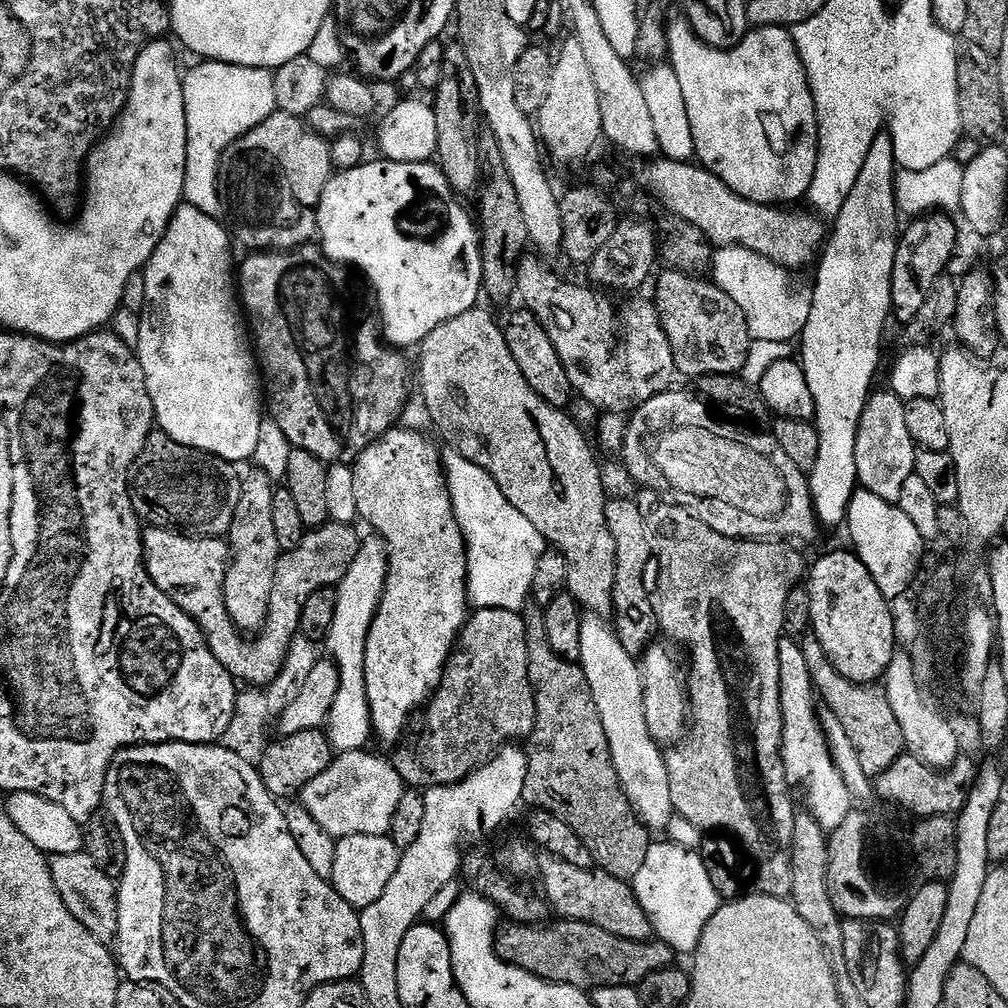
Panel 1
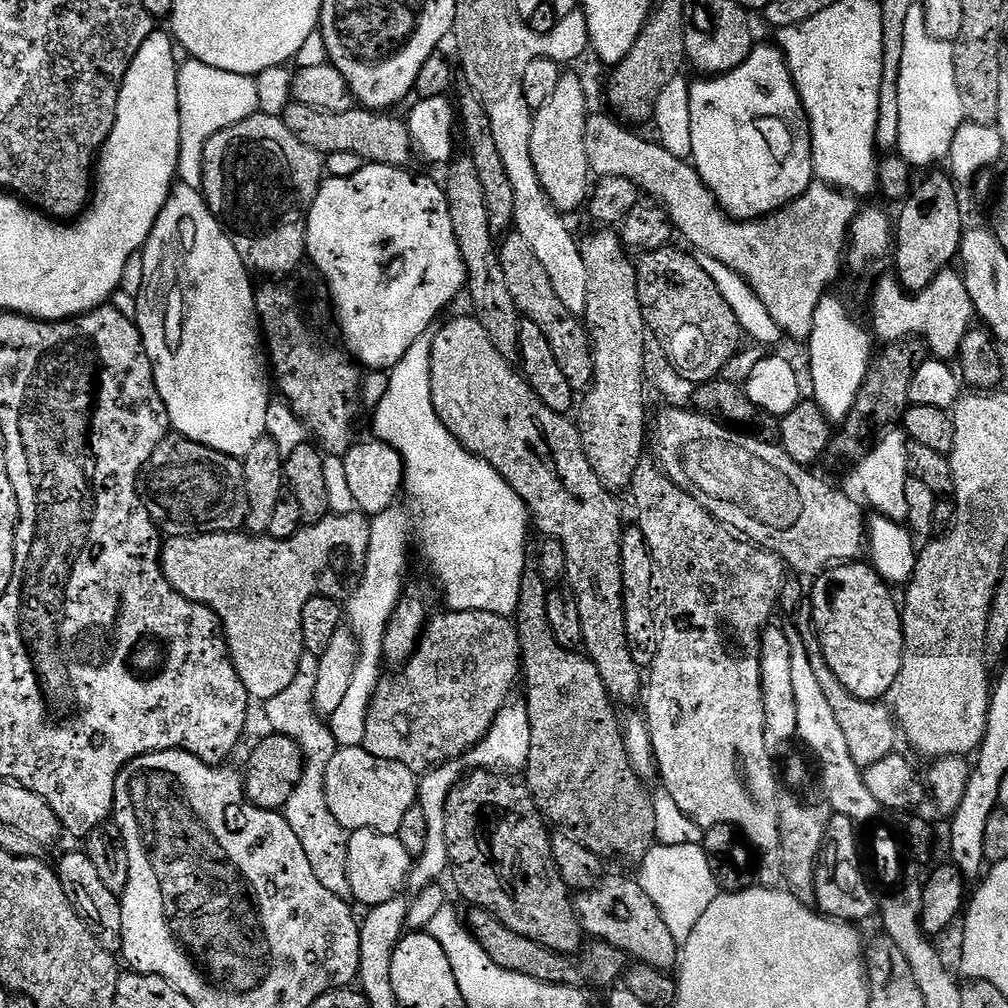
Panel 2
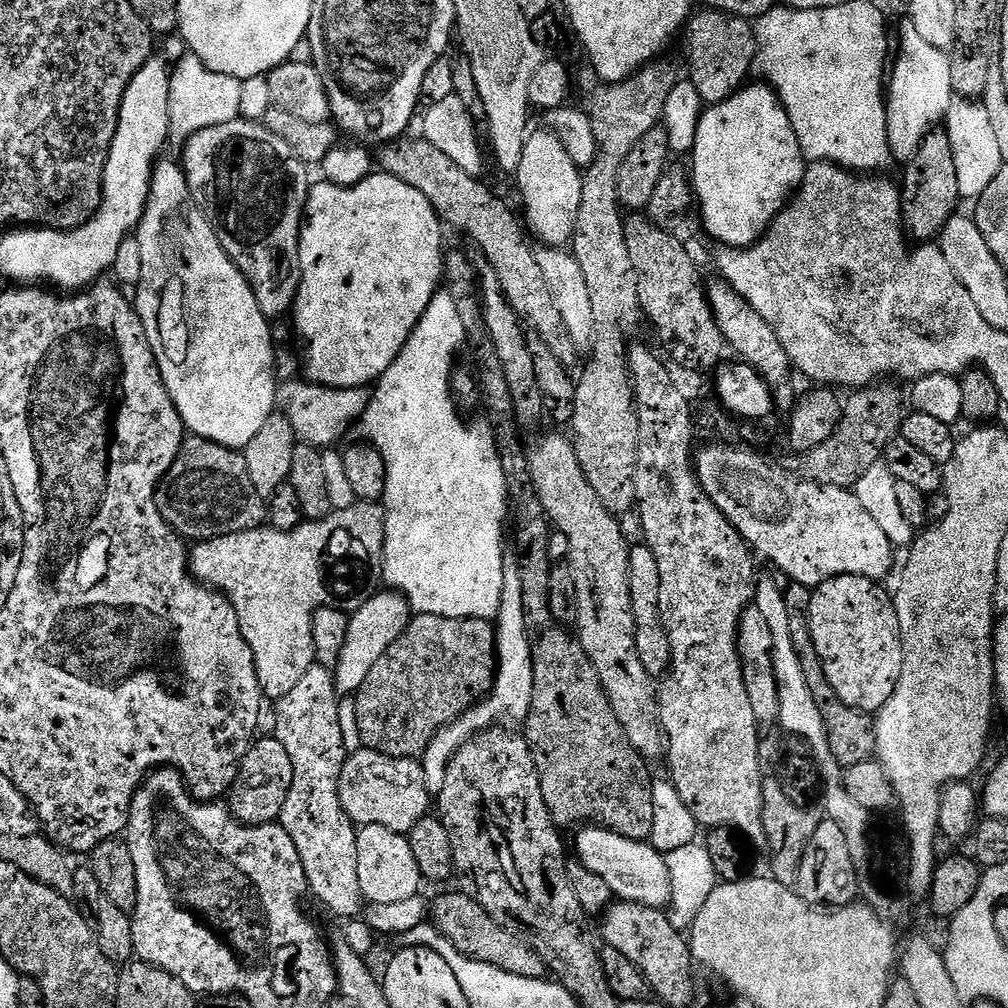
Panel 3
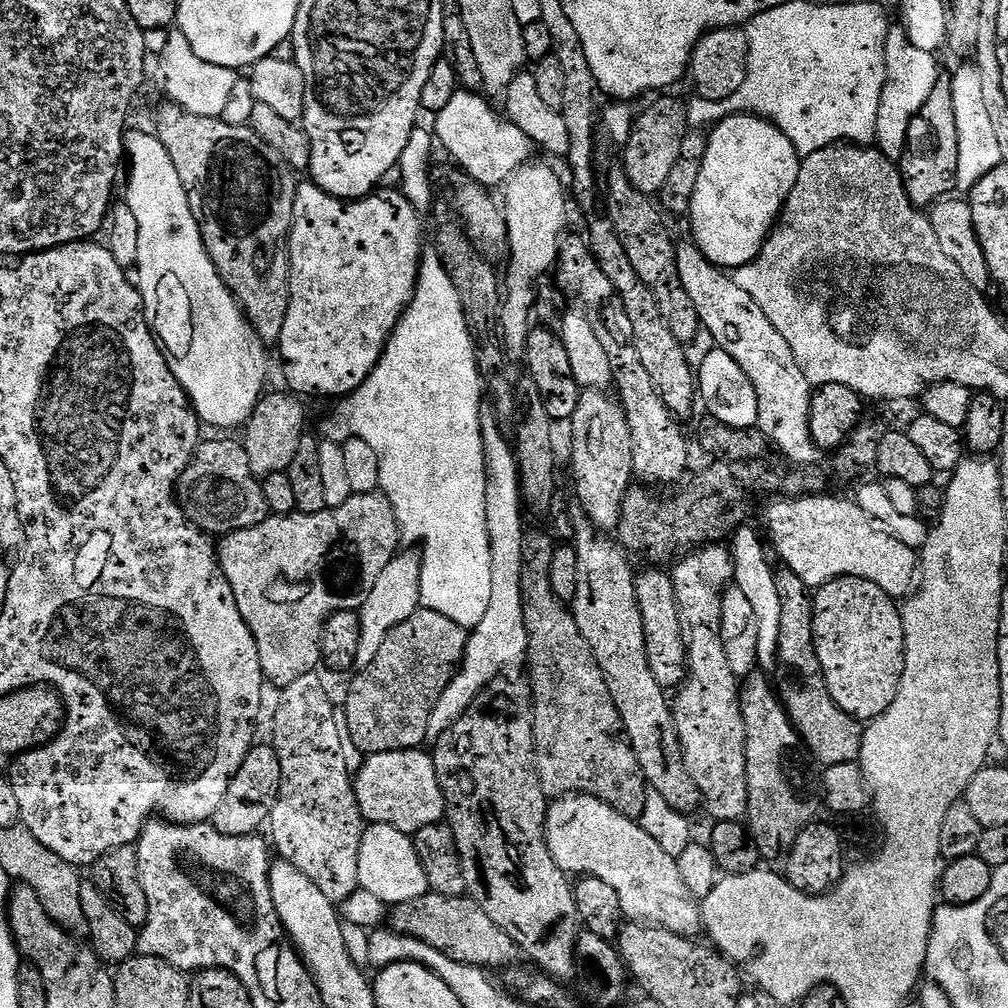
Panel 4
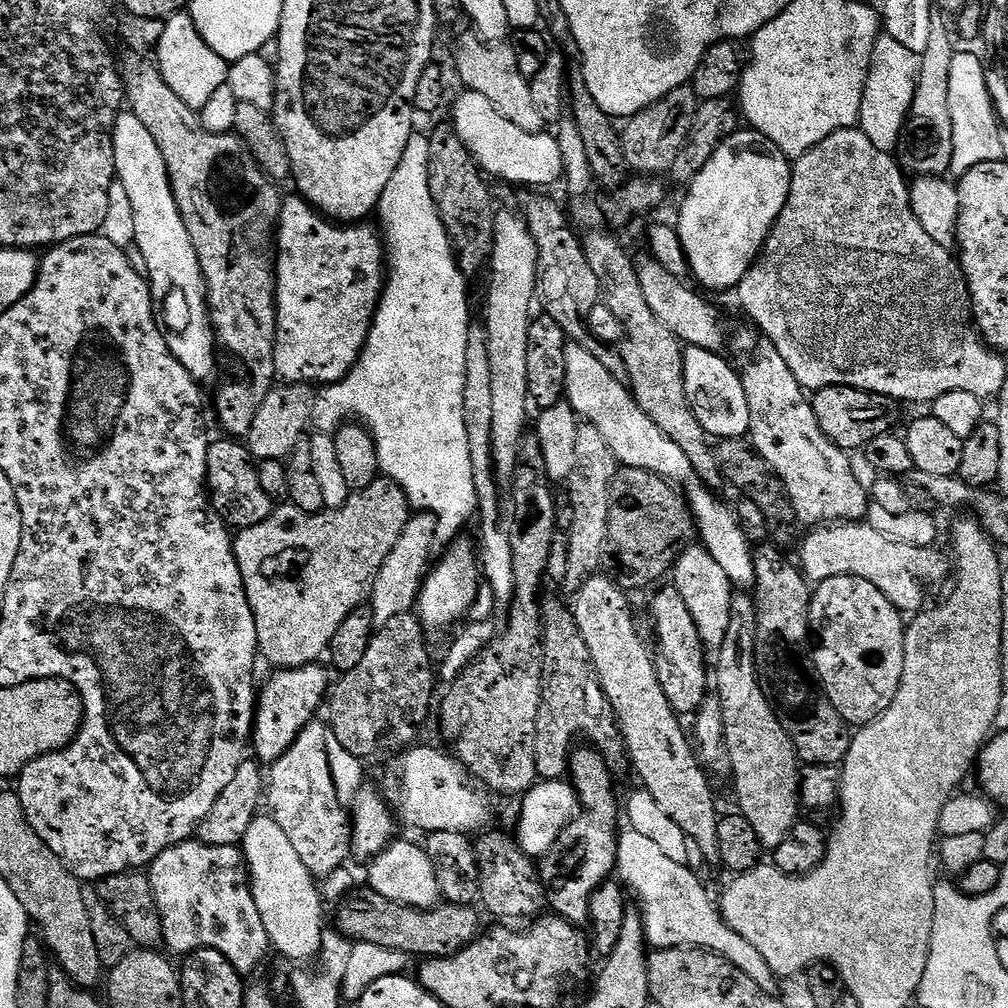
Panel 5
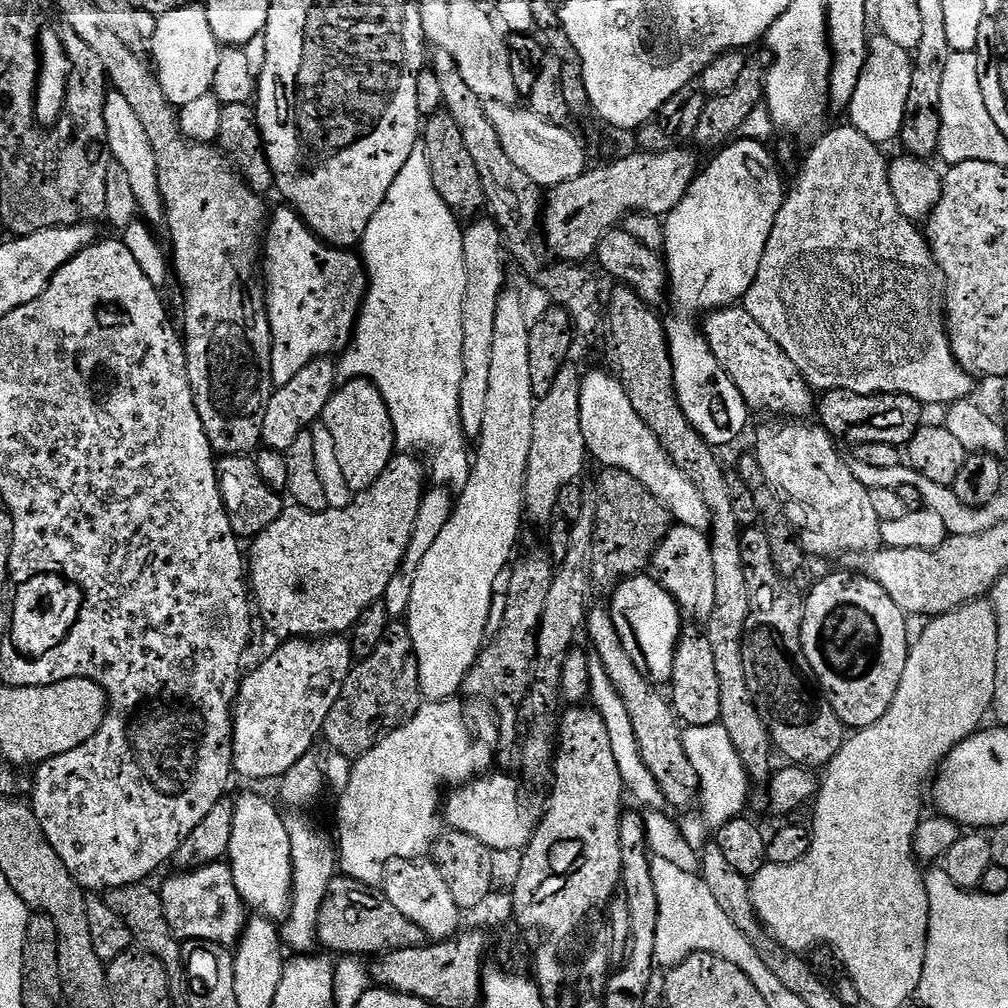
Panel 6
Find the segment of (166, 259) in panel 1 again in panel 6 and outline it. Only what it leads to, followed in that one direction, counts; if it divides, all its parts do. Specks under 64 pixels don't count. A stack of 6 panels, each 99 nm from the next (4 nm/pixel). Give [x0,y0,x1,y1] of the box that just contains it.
[106,90,166,226]

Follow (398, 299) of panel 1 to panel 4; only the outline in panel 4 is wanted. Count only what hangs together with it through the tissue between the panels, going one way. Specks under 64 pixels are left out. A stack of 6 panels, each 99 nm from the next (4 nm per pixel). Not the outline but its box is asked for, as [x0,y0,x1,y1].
[278,182,424,398]

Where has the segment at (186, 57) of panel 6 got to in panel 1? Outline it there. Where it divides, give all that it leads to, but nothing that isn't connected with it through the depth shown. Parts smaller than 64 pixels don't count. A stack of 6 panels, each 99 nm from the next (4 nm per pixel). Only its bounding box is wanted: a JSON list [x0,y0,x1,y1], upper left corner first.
[184,60,277,217]

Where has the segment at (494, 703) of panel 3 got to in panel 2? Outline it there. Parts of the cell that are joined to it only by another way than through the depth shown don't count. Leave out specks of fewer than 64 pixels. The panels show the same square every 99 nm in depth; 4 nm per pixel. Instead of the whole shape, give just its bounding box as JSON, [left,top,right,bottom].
[407,702,530,888]

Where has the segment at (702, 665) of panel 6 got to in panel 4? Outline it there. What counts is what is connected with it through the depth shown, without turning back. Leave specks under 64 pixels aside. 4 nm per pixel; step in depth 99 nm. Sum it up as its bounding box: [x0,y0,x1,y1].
[636,567,688,690]

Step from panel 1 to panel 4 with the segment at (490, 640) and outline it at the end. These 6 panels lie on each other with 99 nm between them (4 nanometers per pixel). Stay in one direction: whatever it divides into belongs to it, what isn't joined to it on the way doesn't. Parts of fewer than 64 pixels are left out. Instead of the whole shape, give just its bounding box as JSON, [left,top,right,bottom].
[342,606,469,756]

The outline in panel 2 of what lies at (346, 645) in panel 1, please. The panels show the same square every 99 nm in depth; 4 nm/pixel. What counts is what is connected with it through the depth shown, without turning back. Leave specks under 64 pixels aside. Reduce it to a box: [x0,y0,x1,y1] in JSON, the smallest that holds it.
[330,506,412,748]

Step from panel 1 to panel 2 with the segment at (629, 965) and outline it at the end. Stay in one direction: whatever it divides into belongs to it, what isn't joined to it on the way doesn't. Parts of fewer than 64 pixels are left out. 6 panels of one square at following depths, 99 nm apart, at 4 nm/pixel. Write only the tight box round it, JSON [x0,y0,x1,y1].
[466,907,625,990]

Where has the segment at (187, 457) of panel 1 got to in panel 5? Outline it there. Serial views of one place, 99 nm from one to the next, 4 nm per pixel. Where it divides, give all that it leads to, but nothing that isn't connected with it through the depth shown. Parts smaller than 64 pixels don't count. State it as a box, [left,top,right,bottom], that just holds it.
[208,438,274,530]

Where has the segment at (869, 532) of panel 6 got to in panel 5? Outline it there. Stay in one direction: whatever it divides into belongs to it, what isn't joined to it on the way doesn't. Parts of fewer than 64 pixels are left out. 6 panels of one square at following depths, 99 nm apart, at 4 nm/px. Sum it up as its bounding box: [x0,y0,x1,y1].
[734,326,870,526]

